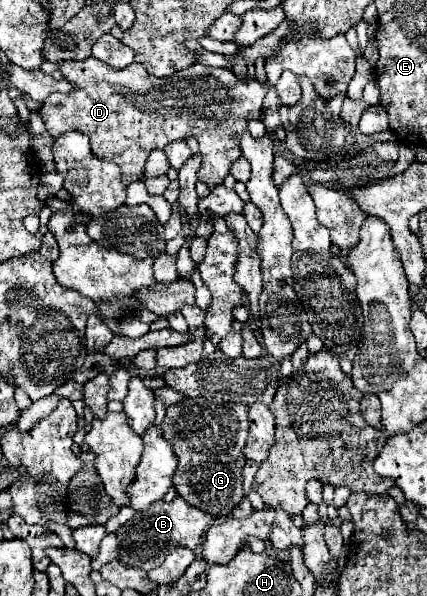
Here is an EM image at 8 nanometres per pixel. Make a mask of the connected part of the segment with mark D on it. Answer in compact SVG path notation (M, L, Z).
M93 56L83 62L63 62L61 72L73 84L73 91L66 94L55 92L45 100L41 108L41 118L45 122L47 132L53 138L63 136L69 130L87 134L91 140L91 152L101 160L115 162L123 172L125 186L139 180L151 150L163 150L169 142L187 140L189 136L197 138L201 148L201 168L197 172L199 180L205 182L209 188L219 186L223 178L229 174L231 164L241 156L239 140L247 128L247 122L261 118L261 104L269 86L257 80L237 82L235 74L229 68L209 68L201 64L183 68L169 78L157 78L153 74L147 74L147 70L137 62L129 64L125 70L115 72L101 60L95 60Z

